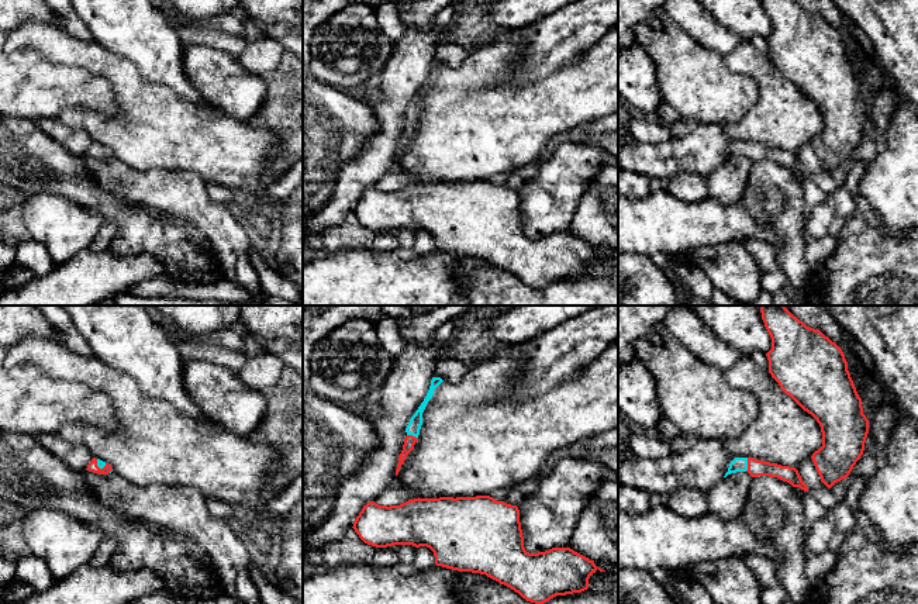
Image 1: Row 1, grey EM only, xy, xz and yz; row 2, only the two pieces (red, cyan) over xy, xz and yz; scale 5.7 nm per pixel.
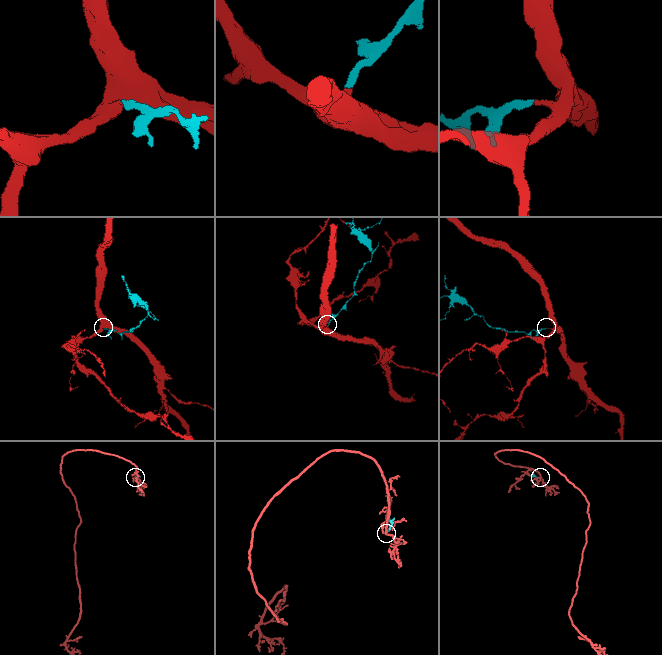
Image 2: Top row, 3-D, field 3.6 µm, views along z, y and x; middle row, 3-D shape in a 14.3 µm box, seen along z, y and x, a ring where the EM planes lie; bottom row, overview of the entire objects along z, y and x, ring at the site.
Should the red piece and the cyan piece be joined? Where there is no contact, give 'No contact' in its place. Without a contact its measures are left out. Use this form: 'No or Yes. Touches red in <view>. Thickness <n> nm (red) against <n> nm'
Yes. Touches red in yz. Thickness 100 nm (red) against 80 nm

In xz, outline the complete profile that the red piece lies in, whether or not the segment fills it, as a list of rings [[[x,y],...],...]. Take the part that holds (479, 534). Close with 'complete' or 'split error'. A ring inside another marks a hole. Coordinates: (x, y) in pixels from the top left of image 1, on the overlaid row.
[[[490,496],[418,497],[390,507],[370,501],[363,505],[352,528],[365,543],[376,548],[427,546],[434,552],[436,566],[486,574],[535,604],[543,604],[556,596],[581,593],[589,589],[589,579],[597,569],[605,572],[570,548],[527,552],[518,507]]]; complete

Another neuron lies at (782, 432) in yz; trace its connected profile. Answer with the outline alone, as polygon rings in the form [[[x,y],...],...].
[[[742,355],[724,372],[724,377],[729,387],[750,391],[759,407],[742,435],[722,442],[729,455],[797,469],[822,446],[817,420],[749,356]]]

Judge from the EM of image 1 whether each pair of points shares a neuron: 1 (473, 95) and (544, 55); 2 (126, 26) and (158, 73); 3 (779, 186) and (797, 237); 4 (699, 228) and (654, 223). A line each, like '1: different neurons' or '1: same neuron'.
1: different neurons
2: same neuron
3: same neuron
4: same neuron

